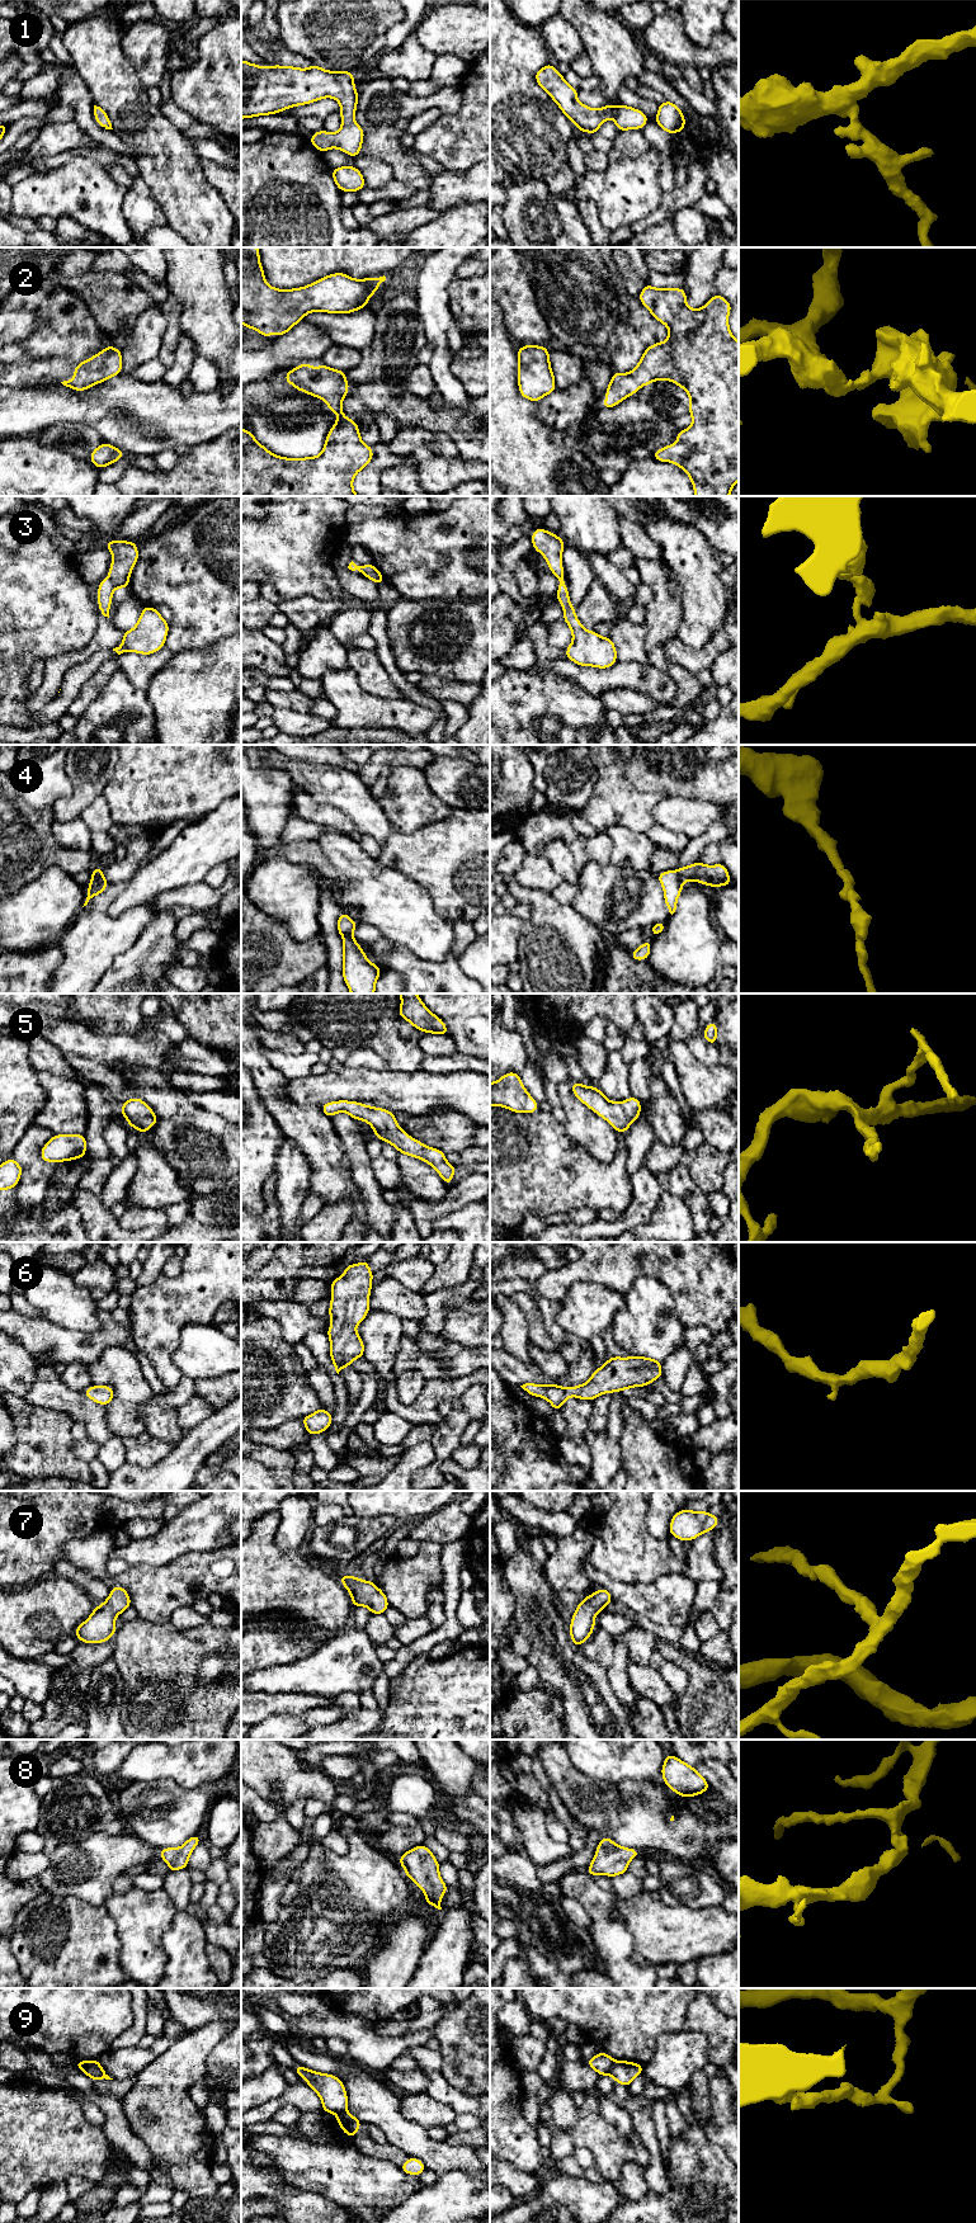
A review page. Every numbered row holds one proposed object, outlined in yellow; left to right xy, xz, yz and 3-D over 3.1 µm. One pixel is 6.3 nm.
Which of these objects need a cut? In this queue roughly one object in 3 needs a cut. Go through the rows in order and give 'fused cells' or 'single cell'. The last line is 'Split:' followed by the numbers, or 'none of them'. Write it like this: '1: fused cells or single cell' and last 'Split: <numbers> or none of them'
1: single cell
2: single cell
3: fused cells
4: fused cells
5: single cell
6: single cell
7: single cell
8: single cell
9: fused cells
Split: 3, 4, 9

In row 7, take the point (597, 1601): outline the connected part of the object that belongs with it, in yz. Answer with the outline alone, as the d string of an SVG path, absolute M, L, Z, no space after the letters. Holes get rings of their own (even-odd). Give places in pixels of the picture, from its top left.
M602 1587L594 1594L585 1596L575 1608L569 1630L575 1647L581 1646L590 1638L595 1627L595 1615L605 1609L610 1601L613 1601L610 1592Z

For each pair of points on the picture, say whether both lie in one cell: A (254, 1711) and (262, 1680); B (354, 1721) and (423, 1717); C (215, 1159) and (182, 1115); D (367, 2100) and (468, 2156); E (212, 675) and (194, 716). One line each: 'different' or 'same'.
A: different
B: different
C: same
D: same
E: same

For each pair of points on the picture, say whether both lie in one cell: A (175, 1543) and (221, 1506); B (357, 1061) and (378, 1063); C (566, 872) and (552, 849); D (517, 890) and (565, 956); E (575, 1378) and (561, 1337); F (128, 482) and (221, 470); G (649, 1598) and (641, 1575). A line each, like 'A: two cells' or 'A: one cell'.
A: one cell
B: one cell
C: one cell
D: one cell
E: two cells
F: one cell
G: two cells

